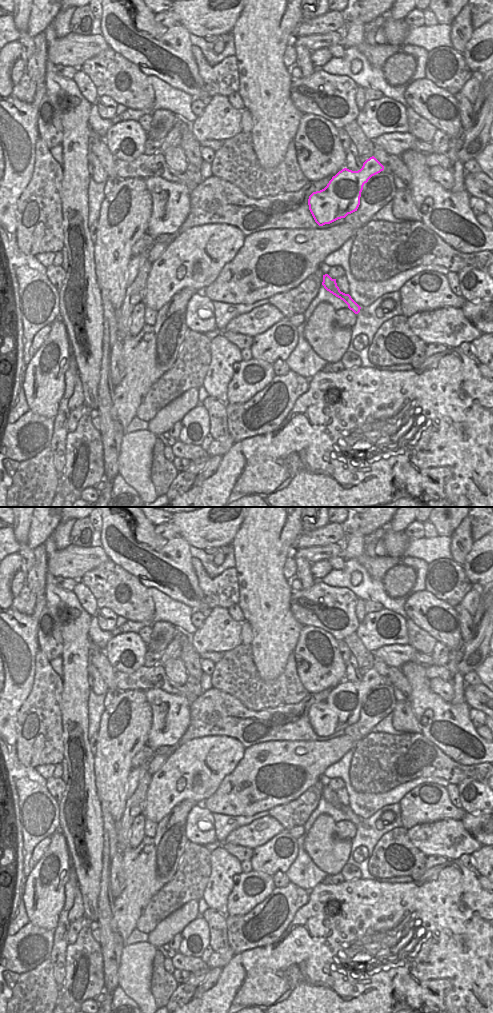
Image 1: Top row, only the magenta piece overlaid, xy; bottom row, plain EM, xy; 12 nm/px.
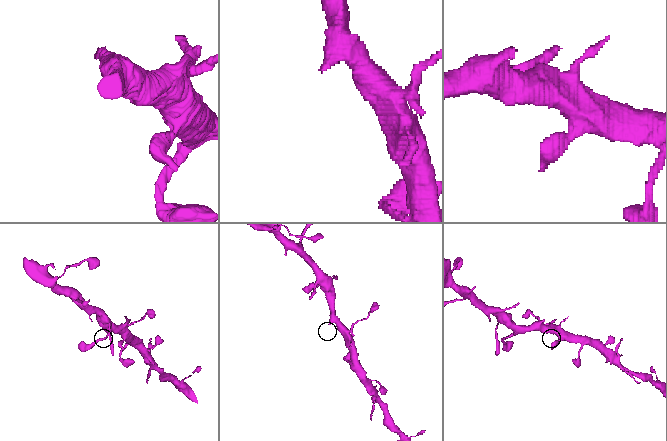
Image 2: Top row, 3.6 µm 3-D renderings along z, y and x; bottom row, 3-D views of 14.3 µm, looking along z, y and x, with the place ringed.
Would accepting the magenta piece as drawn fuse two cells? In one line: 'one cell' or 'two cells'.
two cells

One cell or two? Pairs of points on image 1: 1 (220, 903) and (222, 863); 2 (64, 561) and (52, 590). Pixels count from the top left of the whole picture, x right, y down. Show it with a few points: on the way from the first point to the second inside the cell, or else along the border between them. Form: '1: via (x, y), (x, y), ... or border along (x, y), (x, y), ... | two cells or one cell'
1: via (220, 893), (222, 873) | one cell
2: border along (48, 571), (55, 577) | two cells

